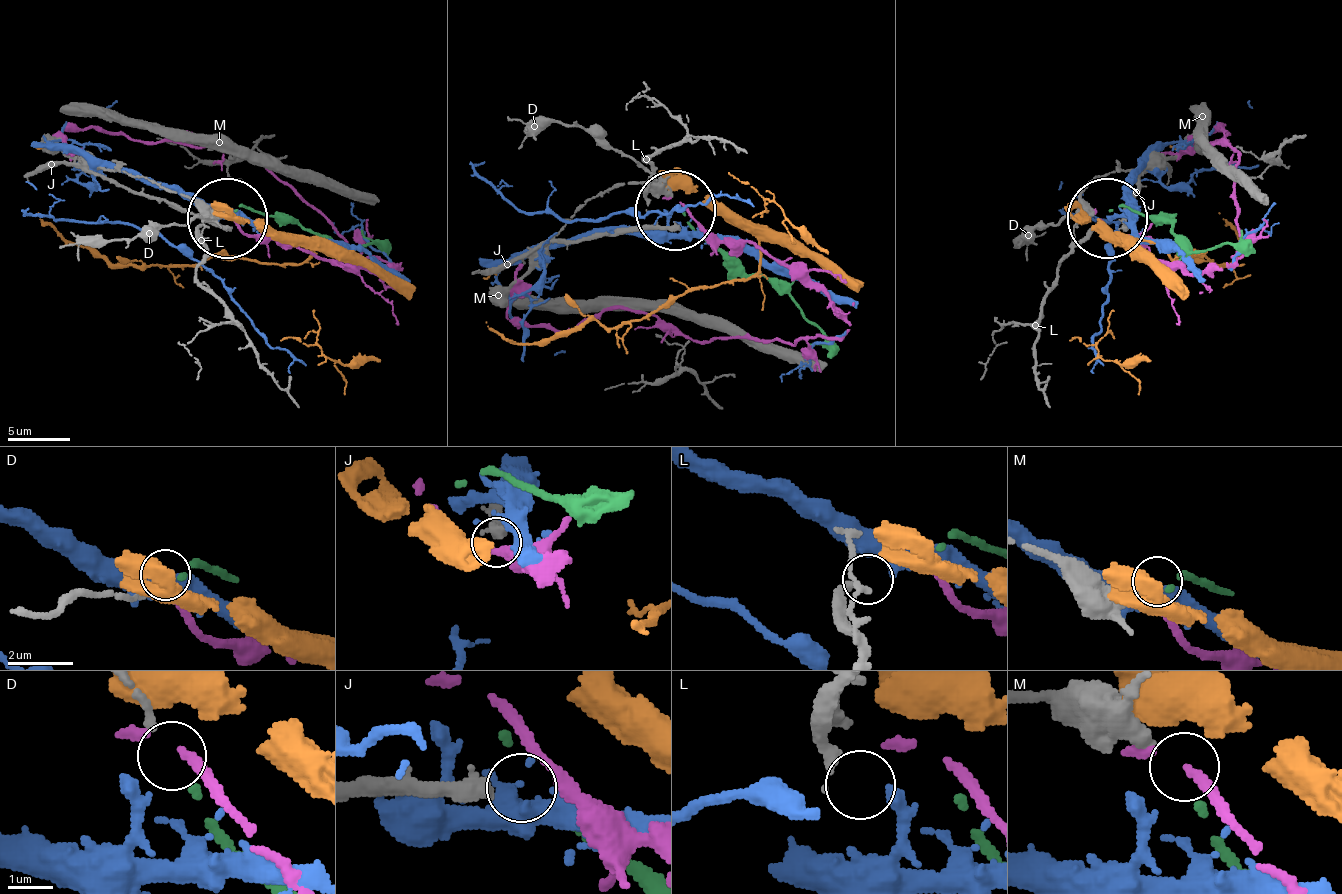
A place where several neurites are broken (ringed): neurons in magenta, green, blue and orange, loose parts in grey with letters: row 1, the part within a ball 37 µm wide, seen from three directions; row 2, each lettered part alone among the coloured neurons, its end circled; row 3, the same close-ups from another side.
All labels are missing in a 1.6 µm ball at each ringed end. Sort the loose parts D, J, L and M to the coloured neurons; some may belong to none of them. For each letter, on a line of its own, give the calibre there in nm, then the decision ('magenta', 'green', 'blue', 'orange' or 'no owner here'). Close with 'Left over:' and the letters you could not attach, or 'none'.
D: calibre 180 nm; no owner here
J: calibre 400 nm; no owner here
L: calibre 280 nm; blue
M: calibre 360 nm; green
Left over: D, J

